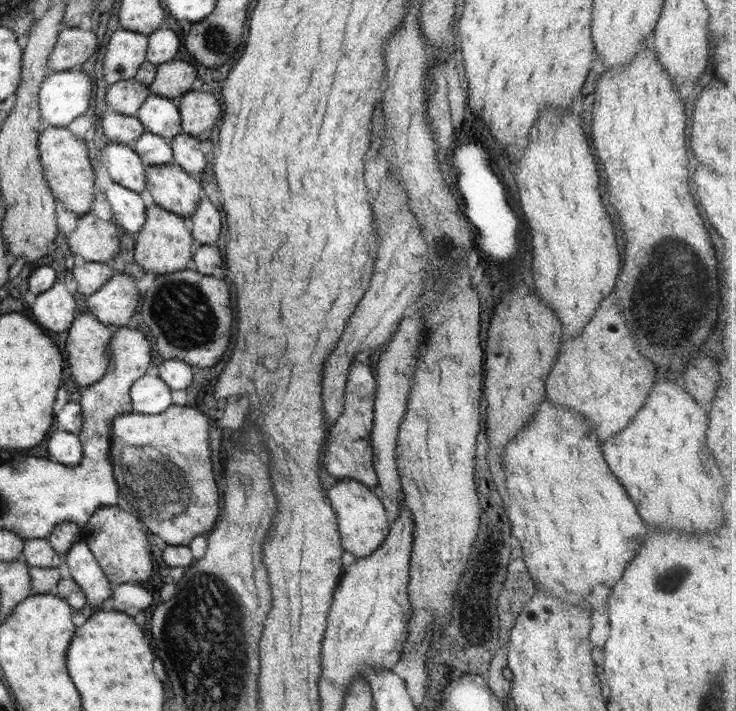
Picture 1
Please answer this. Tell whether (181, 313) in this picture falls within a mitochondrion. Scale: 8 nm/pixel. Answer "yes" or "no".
yes

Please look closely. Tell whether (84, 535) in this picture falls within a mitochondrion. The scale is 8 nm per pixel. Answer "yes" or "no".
no

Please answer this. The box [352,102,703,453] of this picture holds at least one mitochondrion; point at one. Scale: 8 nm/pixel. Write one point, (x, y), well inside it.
(674, 256)

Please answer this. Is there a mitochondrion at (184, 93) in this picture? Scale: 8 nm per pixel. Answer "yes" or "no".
no

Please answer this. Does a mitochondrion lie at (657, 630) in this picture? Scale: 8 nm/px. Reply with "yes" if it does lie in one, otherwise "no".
no

